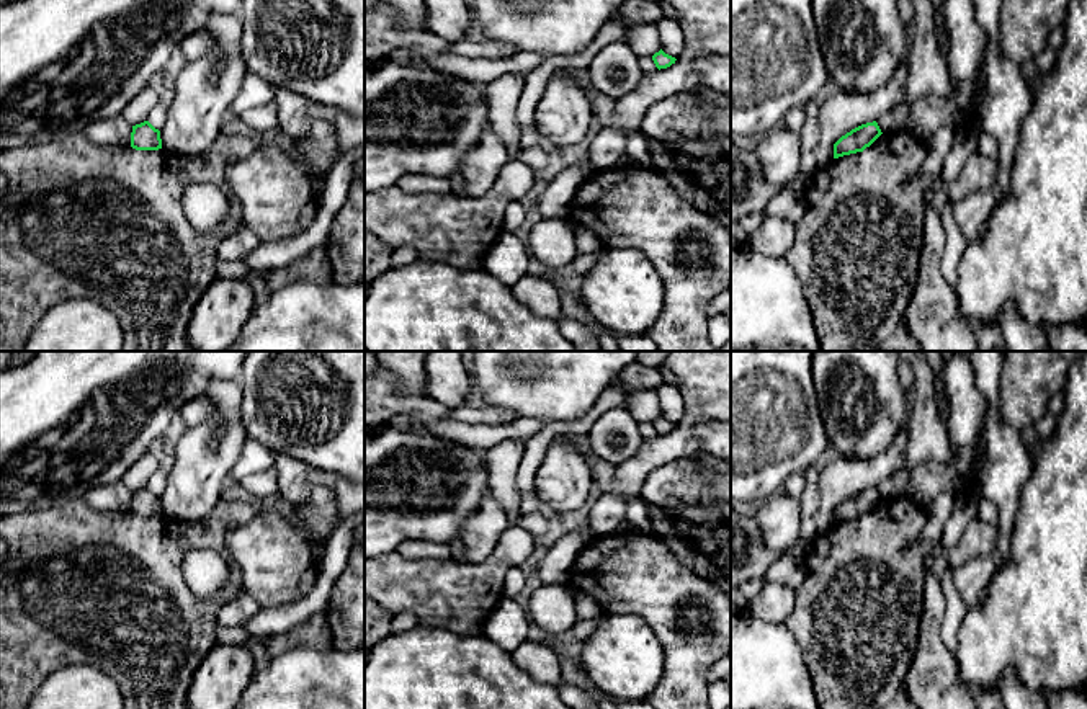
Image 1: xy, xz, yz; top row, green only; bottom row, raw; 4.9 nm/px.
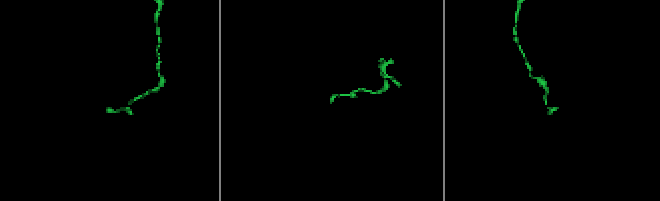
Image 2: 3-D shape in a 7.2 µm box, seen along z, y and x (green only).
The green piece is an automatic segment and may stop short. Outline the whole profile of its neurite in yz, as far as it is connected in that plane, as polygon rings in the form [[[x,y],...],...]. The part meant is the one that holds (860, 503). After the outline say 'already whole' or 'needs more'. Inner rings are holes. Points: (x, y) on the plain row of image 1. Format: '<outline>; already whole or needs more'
[[[876,487],[861,490],[845,502],[842,502],[835,510],[834,510],[834,524],[863,518],[866,513],[870,513],[879,502],[881,495]]]; already whole

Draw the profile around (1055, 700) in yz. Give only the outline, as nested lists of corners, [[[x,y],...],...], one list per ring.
[[[1049,691],[1043,693],[1048,709],[1087,709],[1087,691]]]

